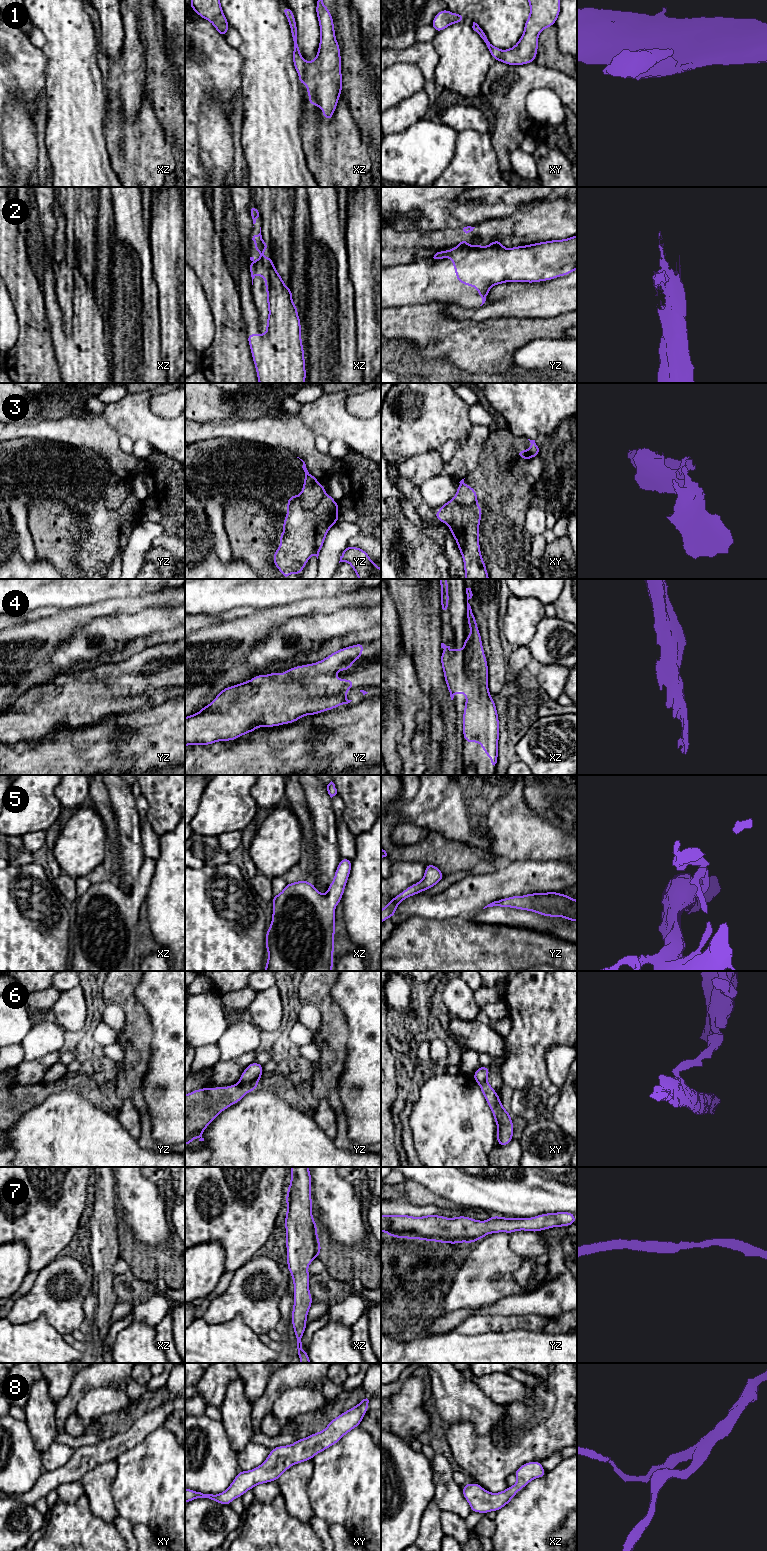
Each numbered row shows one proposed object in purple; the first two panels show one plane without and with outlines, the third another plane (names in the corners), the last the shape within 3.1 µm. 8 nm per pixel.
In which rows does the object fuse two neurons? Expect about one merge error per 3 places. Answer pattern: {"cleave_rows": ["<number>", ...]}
{"cleave_rows": ["2", "3", "6"]}

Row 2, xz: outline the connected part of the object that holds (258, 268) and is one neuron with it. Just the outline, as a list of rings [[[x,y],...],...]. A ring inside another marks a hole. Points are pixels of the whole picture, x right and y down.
[[[262,262],[249,263],[249,269],[252,277],[252,285],[256,275],[262,276],[266,280],[265,286],[268,285],[269,271]]]

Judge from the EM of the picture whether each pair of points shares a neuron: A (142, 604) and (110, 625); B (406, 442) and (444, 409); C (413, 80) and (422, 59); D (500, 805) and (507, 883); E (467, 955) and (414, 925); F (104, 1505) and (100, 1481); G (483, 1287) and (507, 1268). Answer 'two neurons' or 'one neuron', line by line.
A: two neurons
B: one neuron
C: two neurons
D: two neurons
E: one neuron
F: one neuron
G: one neuron

